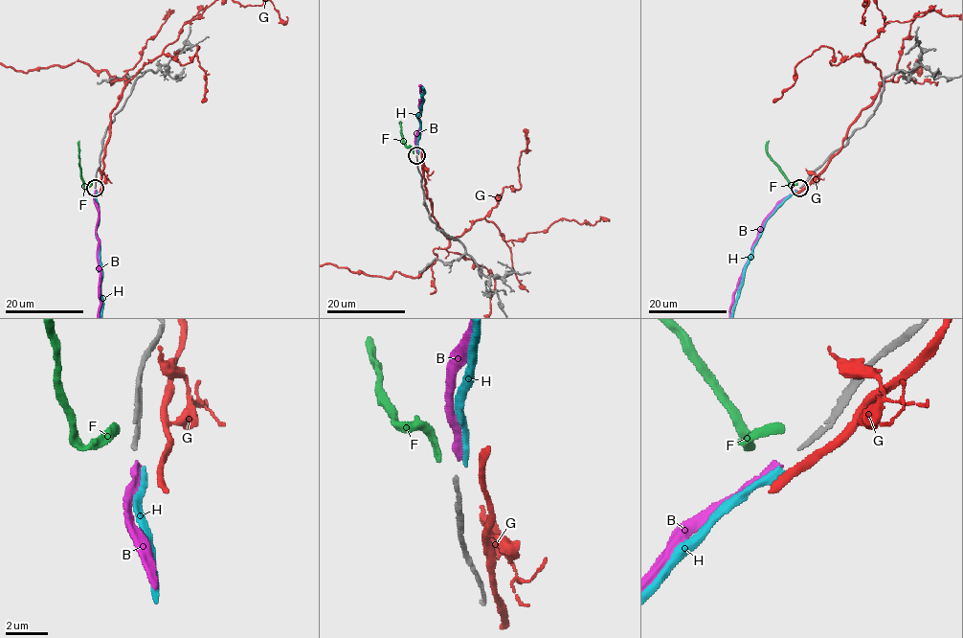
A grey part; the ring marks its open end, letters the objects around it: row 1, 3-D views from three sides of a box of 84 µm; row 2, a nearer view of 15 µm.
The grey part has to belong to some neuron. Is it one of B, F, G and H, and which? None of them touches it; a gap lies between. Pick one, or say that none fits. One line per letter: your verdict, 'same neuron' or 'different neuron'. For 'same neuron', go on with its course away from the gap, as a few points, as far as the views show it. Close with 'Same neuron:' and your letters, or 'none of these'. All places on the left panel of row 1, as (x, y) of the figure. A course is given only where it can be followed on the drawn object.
B: different neuron
F: different neuron
G: different neuron
H: different neuron
Same neuron: none of these

